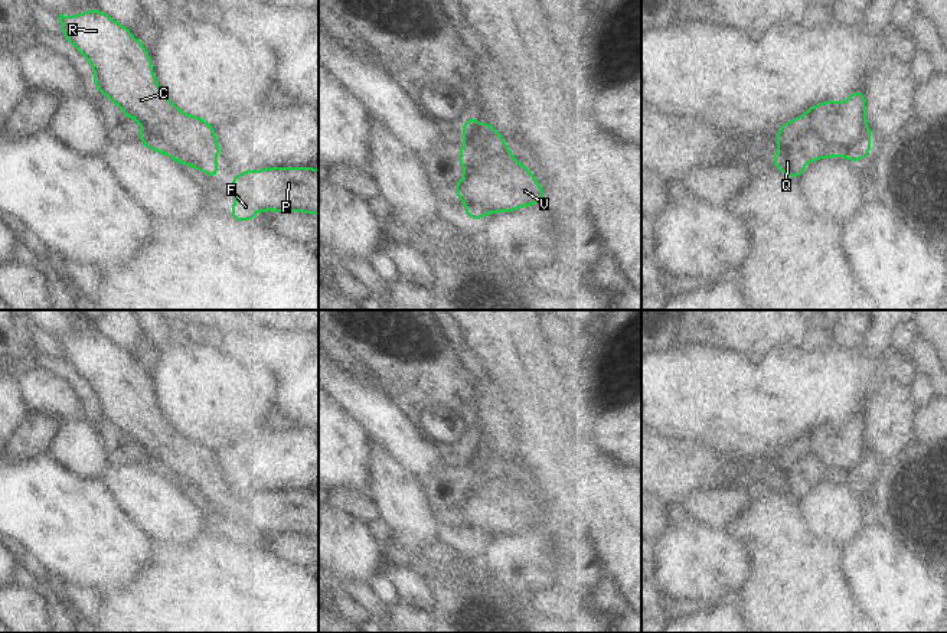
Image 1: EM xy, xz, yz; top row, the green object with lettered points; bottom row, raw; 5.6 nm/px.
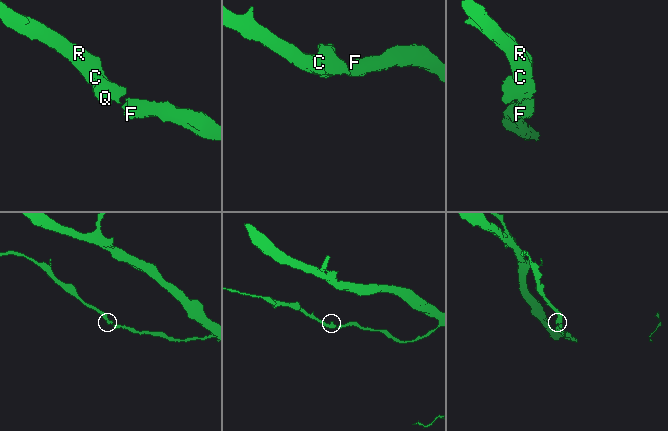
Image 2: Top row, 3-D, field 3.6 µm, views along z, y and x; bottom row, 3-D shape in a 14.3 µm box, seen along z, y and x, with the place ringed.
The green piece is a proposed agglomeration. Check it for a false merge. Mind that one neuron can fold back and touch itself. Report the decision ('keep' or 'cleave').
keep

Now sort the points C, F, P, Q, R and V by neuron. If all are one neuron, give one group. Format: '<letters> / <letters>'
C F P Q R V

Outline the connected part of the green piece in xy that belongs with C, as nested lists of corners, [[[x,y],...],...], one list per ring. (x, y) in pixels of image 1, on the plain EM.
[[[86,333],[82,339],[71,337],[66,343],[62,335],[55,336],[61,345],[63,360],[69,363],[91,386],[99,417],[107,418],[124,435],[141,447],[140,464],[143,469],[166,477],[180,487],[195,490],[213,500],[219,495],[215,489],[219,469],[213,448],[200,440],[183,437],[170,422],[166,422],[157,408],[150,379],[141,365],[134,362],[128,352],[114,345],[102,335]]]

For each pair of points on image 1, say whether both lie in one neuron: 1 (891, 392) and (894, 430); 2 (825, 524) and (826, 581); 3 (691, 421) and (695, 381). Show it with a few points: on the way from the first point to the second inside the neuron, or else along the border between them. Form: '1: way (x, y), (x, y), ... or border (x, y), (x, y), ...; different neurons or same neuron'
1: way (891, 401), (891, 421); same neuron
2: border (802, 514), (819, 537), (846, 547); different neurons
3: way (691, 411), (691, 395), (695, 391); same neuron

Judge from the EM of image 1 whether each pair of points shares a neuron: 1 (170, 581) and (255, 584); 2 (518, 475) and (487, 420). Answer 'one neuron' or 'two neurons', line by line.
1: one neuron
2: one neuron

